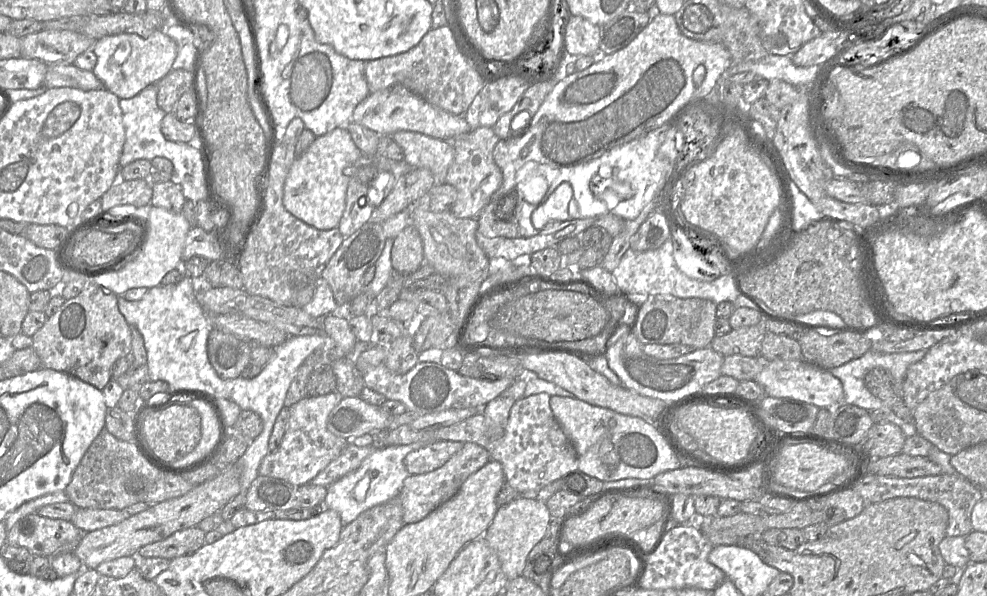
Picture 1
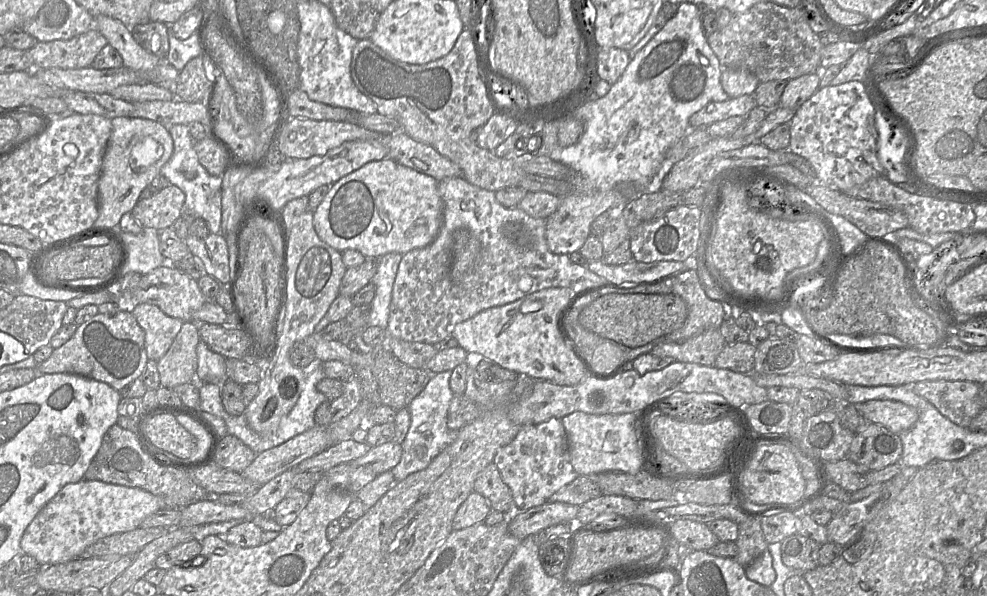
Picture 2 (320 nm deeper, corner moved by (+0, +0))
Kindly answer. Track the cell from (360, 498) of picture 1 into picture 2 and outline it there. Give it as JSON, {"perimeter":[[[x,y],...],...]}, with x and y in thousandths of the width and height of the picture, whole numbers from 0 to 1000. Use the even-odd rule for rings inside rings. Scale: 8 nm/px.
{"perimeter":[[[450,622],[438,629],[435,641],[414,678],[416,706],[415,716],[407,743],[408,758],[404,777],[397,785],[401,809],[405,809],[413,797],[434,784],[437,773],[464,732],[465,723],[453,715],[453,696],[460,661],[456,651],[457,622]]]}

